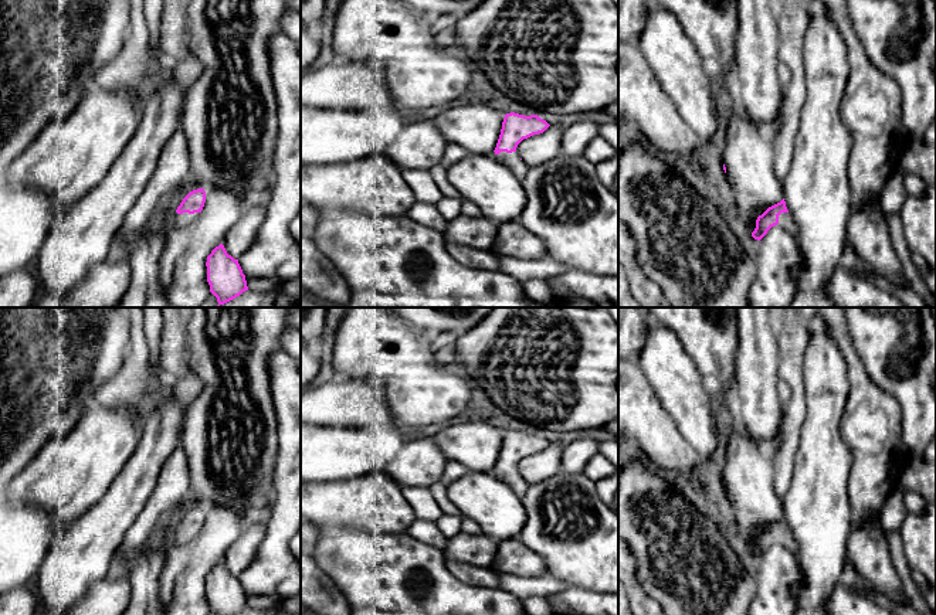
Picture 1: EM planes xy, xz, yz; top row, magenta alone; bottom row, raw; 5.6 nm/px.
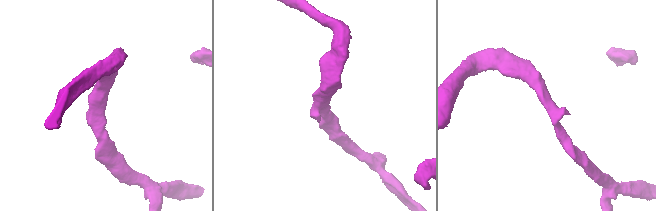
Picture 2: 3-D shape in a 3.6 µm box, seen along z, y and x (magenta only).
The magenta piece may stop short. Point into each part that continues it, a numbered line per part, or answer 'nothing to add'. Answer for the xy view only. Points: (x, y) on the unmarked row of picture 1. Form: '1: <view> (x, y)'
1: xy (180, 537)

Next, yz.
1: yz (786, 539)

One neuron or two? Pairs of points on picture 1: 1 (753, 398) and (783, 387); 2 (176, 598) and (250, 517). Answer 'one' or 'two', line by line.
1: two
2: two

